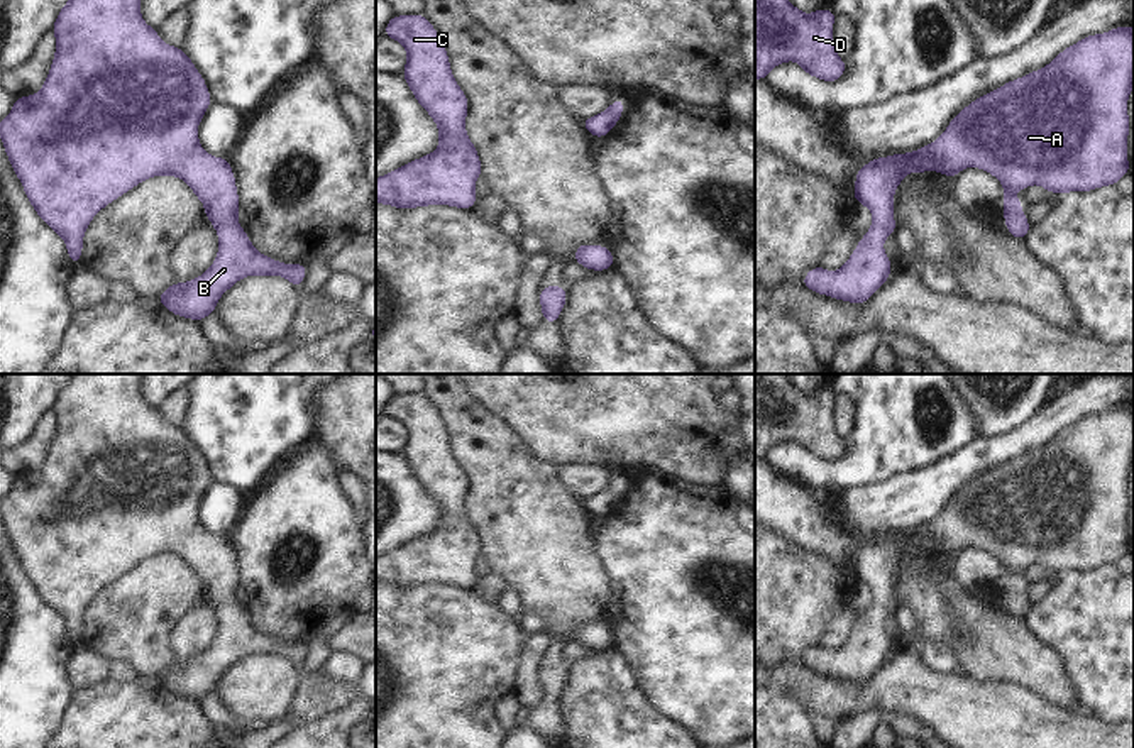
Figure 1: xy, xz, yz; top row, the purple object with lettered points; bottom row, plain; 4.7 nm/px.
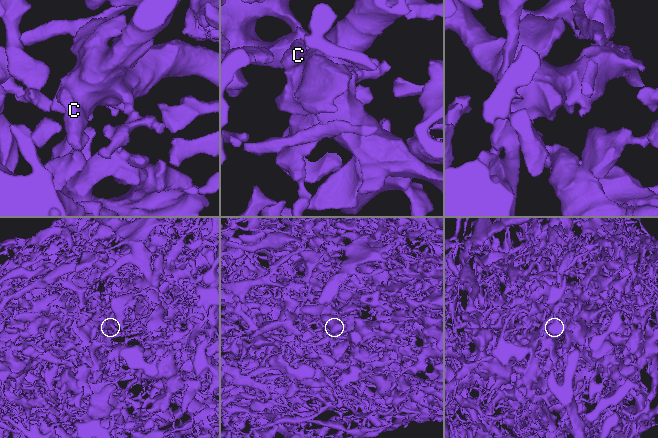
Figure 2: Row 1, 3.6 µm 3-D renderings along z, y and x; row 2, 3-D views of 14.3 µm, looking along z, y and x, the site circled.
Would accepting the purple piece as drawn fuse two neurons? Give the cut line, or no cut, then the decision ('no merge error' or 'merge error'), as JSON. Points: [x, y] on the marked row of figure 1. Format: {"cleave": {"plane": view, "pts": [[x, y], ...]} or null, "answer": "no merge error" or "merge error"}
{"cleave": null, "answer": "no merge error"}

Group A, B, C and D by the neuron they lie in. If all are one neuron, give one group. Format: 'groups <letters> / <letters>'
groups A B C D

